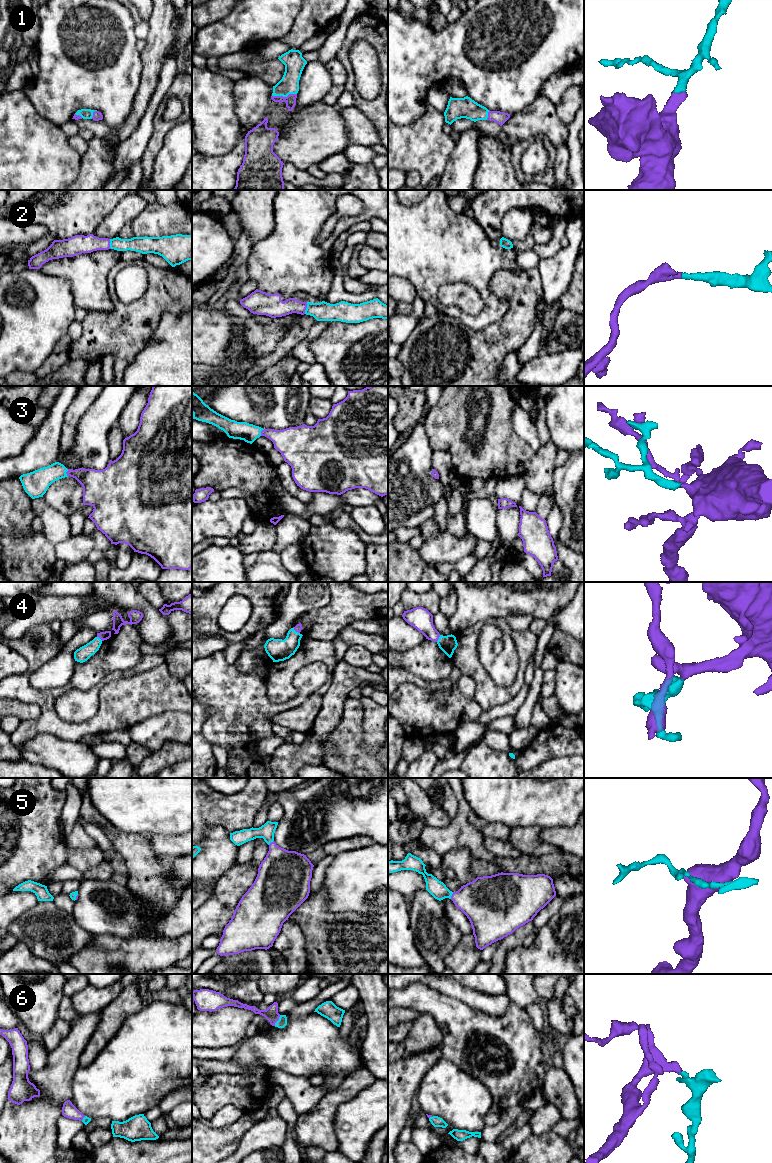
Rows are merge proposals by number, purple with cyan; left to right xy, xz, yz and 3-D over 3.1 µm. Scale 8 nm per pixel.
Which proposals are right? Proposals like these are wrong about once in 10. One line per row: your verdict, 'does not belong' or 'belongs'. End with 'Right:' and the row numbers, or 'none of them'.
1: belongs
2: belongs
3: belongs
4: belongs
5: belongs
6: belongs
Right: 1, 2, 3, 4, 5, 6

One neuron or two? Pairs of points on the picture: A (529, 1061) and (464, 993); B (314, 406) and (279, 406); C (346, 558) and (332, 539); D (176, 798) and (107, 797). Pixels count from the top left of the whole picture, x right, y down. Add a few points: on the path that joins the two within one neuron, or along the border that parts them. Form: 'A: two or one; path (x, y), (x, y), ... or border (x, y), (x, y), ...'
A: two; border (459, 1000), (472, 1008), (488, 1014), (503, 1015)
B: two; border (311, 396), (307, 411)
C: one; path (341, 553), (332, 544)
D: one; path (159, 797), (124, 797)

